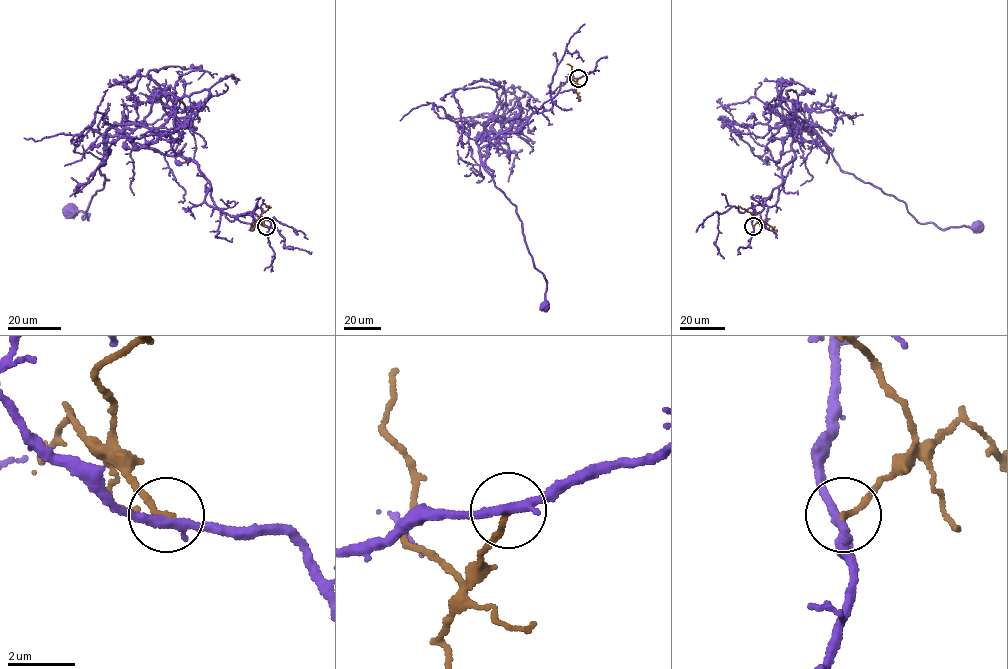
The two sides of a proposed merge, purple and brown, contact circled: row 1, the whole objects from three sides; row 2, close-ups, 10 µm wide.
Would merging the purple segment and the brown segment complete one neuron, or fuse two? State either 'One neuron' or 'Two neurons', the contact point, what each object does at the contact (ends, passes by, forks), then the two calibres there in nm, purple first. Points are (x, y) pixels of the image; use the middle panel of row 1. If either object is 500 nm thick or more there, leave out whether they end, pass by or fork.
Two neurons. Place: (578, 78). At the ring purple passes by. At the ring brown ends. Thickness 280 nm (purple) against 180 nm

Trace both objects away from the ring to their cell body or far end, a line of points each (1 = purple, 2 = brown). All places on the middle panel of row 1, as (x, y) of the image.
1: (578, 78), (562, 85), (549, 110), (480, 150), (516, 206), (546, 283), (544, 306)
2: (578, 78), (576, 82), (573, 80), (571, 66), (567, 64)

